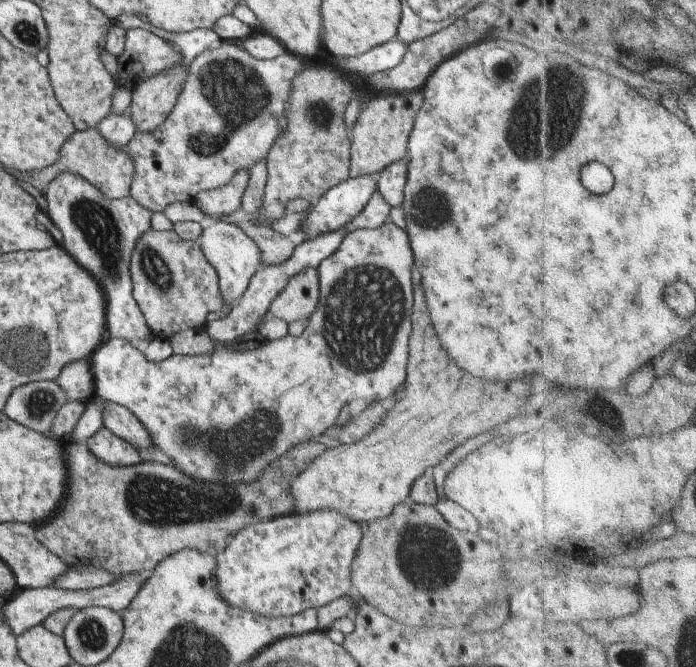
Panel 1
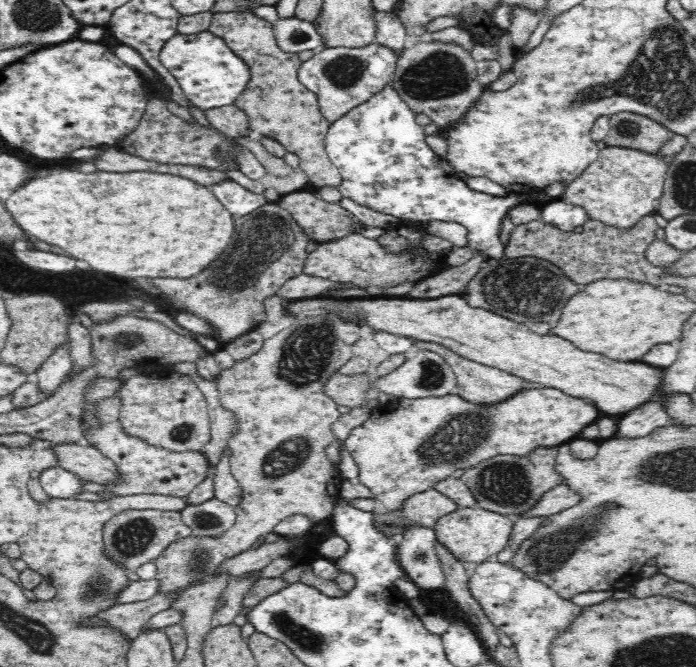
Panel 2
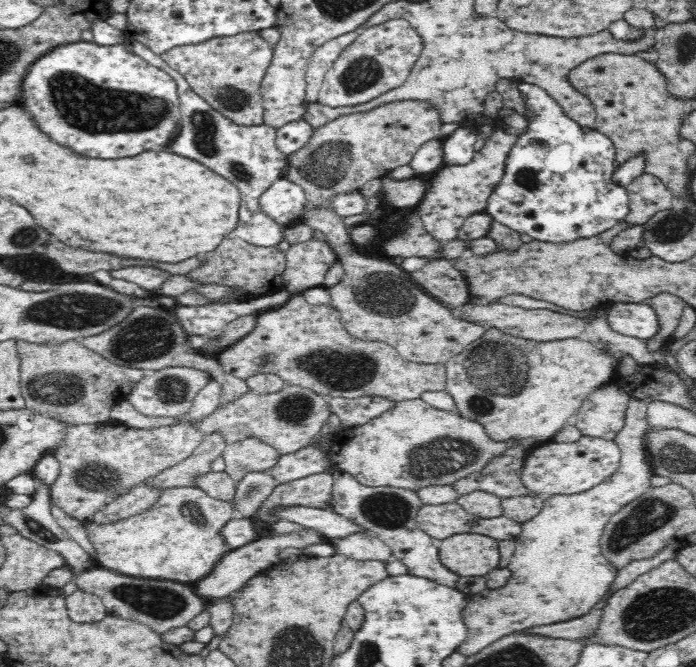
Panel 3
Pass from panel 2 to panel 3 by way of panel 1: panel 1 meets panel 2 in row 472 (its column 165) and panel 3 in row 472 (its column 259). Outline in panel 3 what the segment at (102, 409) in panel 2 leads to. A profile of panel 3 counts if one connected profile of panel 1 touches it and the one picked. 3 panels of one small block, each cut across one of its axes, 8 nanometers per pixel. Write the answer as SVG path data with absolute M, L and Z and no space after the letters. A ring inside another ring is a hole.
M208 381L193 398L188 414L182 415L185 421L171 426L142 429L108 419L101 423L66 427L63 441L53 450L60 473L50 488L48 499L78 521L92 521L93 514L102 510L108 500L114 501L124 490L147 482L189 458L206 437L192 422L202 420L218 408L222 402L220 393L219 382Z

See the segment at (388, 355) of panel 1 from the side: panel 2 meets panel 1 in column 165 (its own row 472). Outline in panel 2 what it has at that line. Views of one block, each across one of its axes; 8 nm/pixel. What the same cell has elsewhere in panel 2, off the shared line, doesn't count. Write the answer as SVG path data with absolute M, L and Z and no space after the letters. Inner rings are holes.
M548 387L520 390L516 396L498 404L470 404L457 394L399 398L397 408L389 407L388 412L368 418L362 426L350 430L344 443L360 469L357 481L366 486L388 511L393 511L404 506L414 494L434 489L438 481L450 478L458 469L474 468L476 464L500 455L526 456L540 447L567 443L568 438L576 436L600 416L596 406L584 398L568 396L561 390Z

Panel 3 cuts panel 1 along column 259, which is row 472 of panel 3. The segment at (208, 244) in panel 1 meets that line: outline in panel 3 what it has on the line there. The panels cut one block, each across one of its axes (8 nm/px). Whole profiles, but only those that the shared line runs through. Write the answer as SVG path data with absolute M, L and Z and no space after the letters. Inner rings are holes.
M269 471L248 472L236 483L236 494L232 501L234 513L237 517L246 519L255 517L254 512L258 512L267 497L273 495L277 486Z

